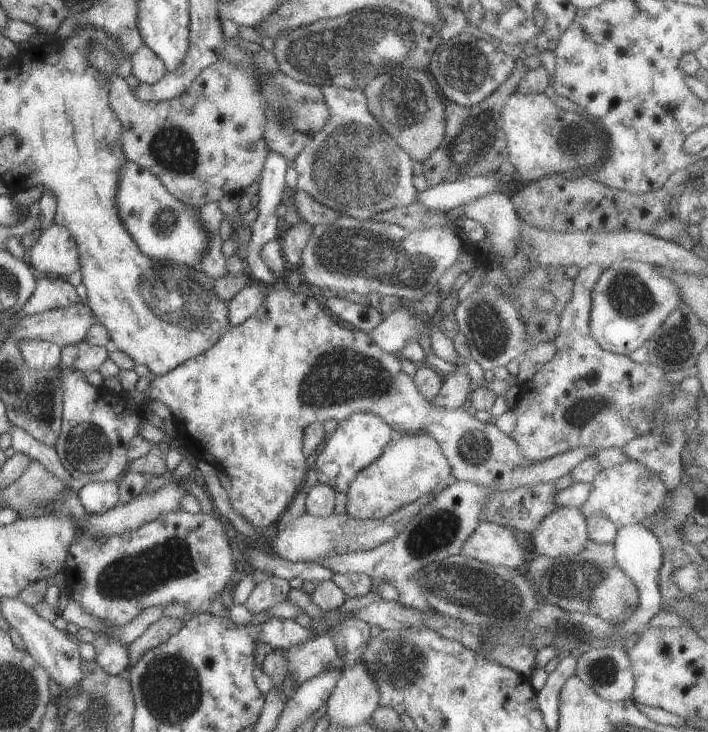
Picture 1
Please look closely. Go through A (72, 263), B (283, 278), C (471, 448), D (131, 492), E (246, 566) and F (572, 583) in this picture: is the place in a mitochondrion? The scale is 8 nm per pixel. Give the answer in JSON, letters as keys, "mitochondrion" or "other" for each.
{"A":"other","B":"other","C":"mitochondrion","D":"other","E":"other","F":"mitochondrion"}

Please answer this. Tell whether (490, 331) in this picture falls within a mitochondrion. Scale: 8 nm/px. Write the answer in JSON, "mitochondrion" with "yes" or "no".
{"mitochondrion":"yes"}

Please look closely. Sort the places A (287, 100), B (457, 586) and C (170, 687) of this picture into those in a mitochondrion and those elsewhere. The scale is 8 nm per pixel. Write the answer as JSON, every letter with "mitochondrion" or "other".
{"A":"mitochondrion","B":"mitochondrion","C":"mitochondrion"}

